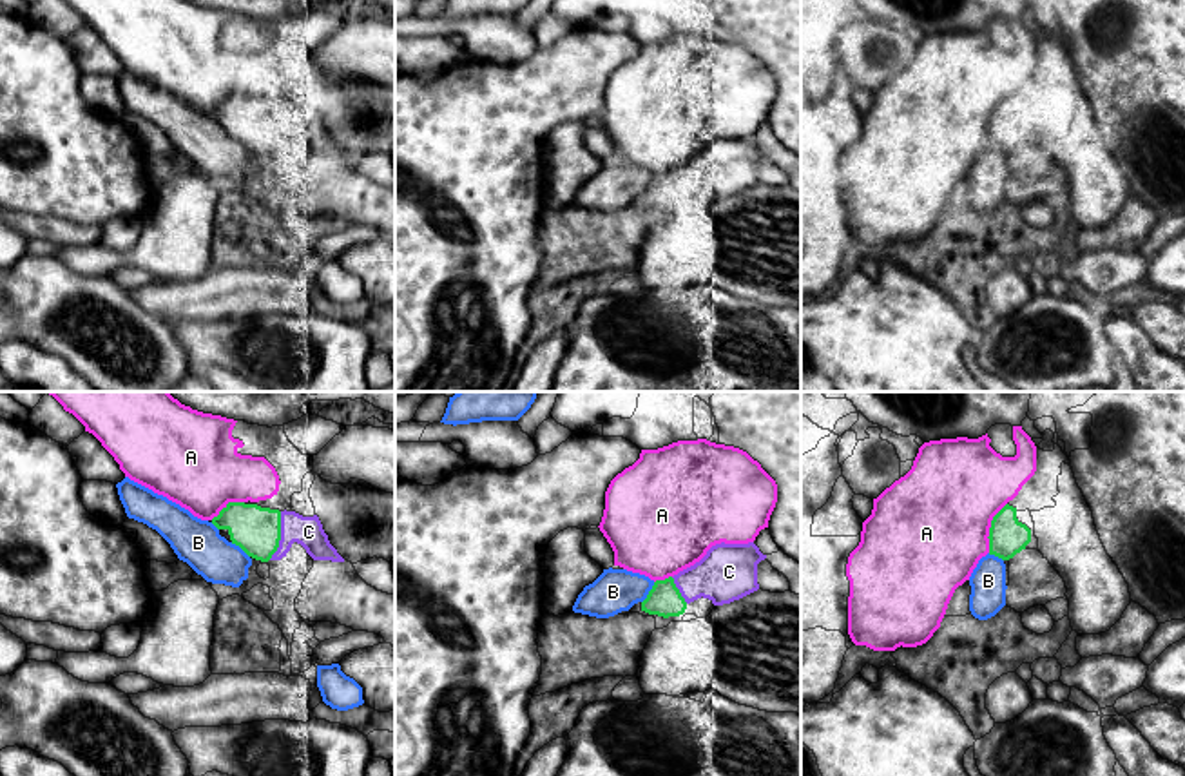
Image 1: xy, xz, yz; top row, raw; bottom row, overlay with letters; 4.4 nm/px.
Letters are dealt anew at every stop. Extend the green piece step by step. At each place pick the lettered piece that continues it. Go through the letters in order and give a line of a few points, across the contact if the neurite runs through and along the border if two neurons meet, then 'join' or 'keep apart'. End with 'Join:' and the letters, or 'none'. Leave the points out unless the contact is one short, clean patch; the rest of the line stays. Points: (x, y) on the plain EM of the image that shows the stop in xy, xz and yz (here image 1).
A: keep apart
B: keep apart
C: line xy (256, 124), (279, 129), (308, 126); join
Join: C

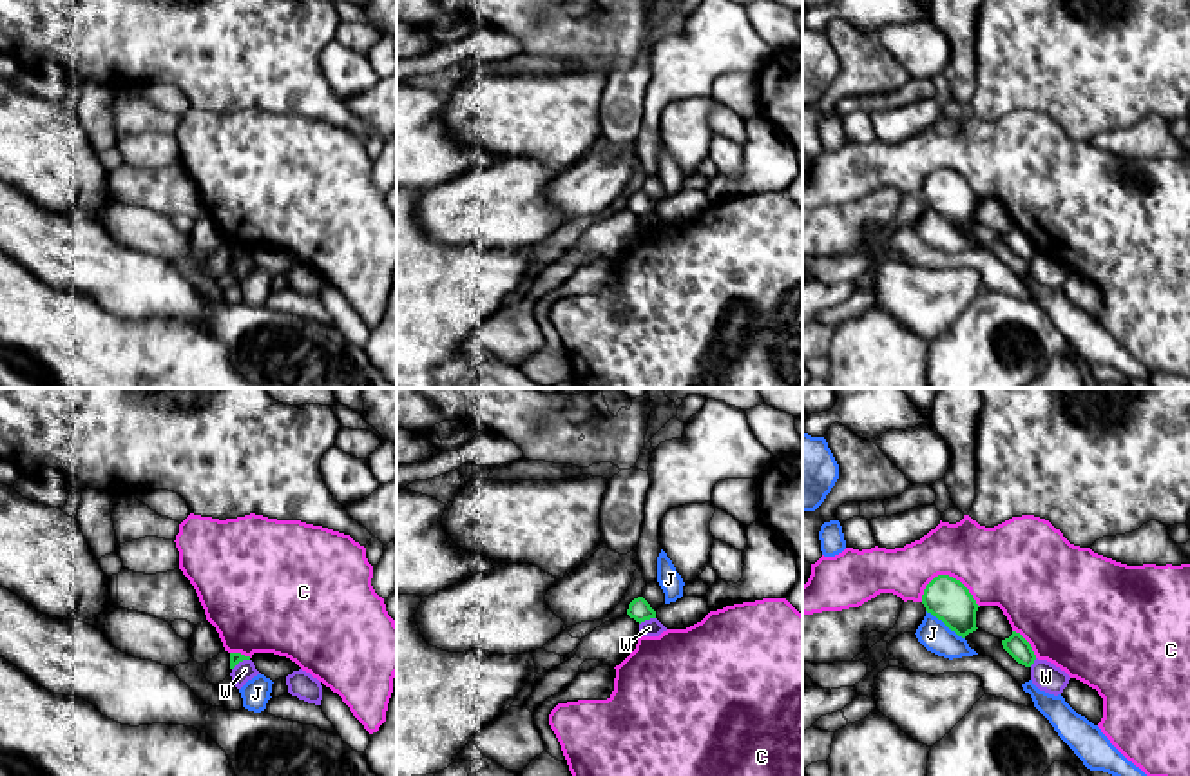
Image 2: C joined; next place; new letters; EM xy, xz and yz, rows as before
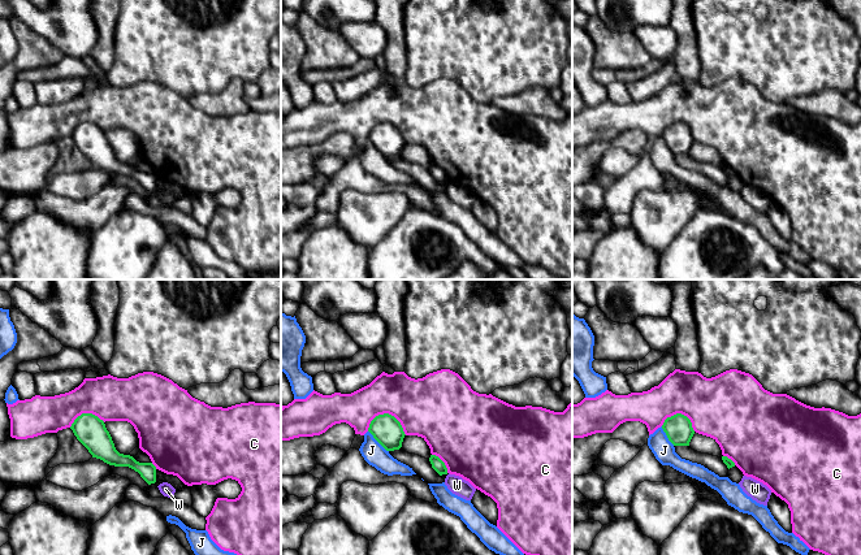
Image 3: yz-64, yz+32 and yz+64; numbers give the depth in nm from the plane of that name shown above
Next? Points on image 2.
C: keep apart
J: line yz (926, 203), (964, 232); keep apart
W: line xz (654, 211), (640, 218); keep apart
Join: none

